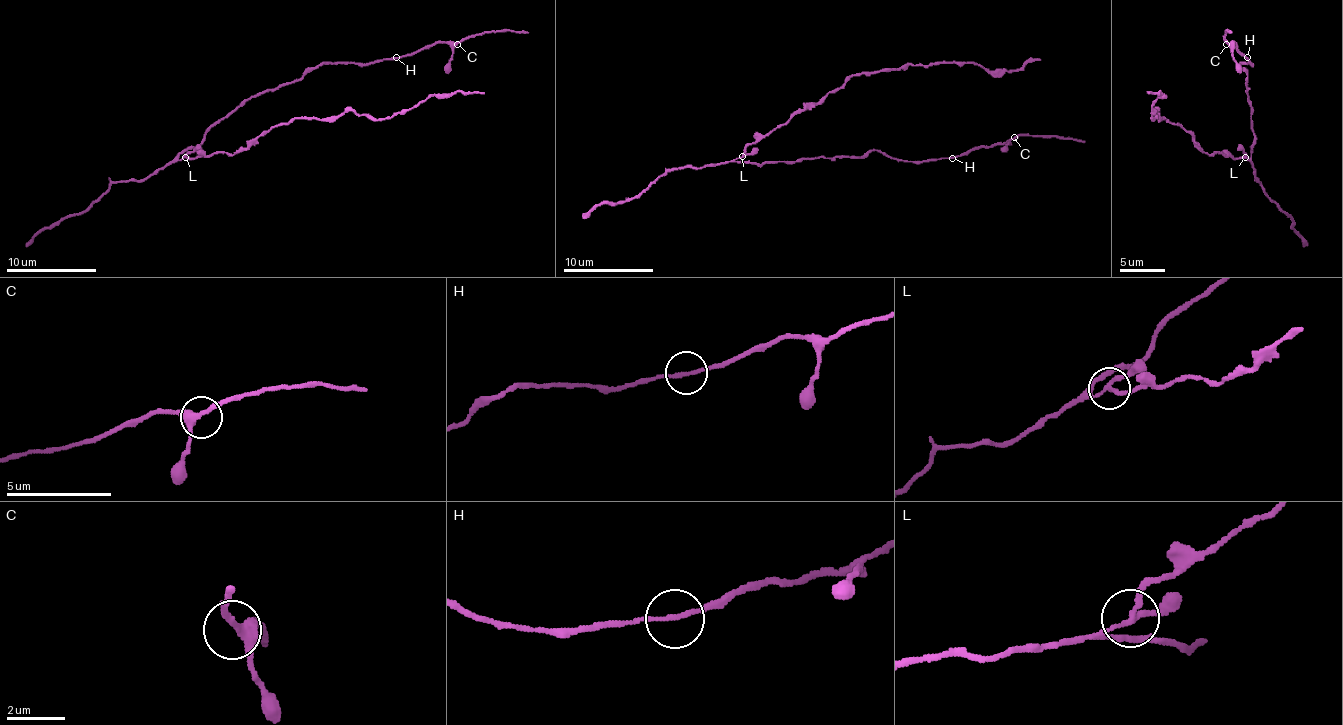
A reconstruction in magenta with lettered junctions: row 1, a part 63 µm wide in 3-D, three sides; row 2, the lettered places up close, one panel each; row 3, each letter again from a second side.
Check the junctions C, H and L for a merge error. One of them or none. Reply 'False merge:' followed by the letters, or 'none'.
False merge: L

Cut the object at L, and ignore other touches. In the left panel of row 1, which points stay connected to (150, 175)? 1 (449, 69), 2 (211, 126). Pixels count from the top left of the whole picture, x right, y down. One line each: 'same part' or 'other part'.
1: same part
2: same part

